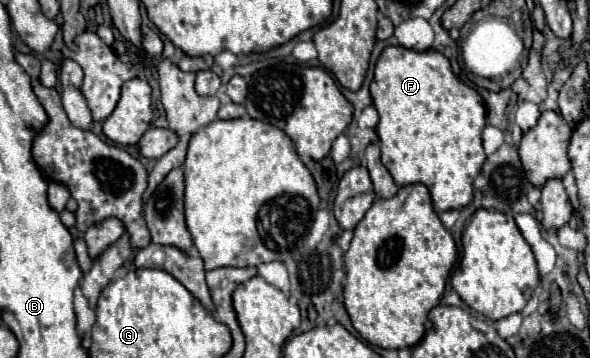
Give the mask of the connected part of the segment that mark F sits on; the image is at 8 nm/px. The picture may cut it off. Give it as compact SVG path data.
M389 45L375 65L371 99L379 111L381 161L395 183L399 187L409 183L427 185L437 213L469 205L473 181L485 163L481 145L485 103L475 89L453 75L449 59L433 49L421 53Z

